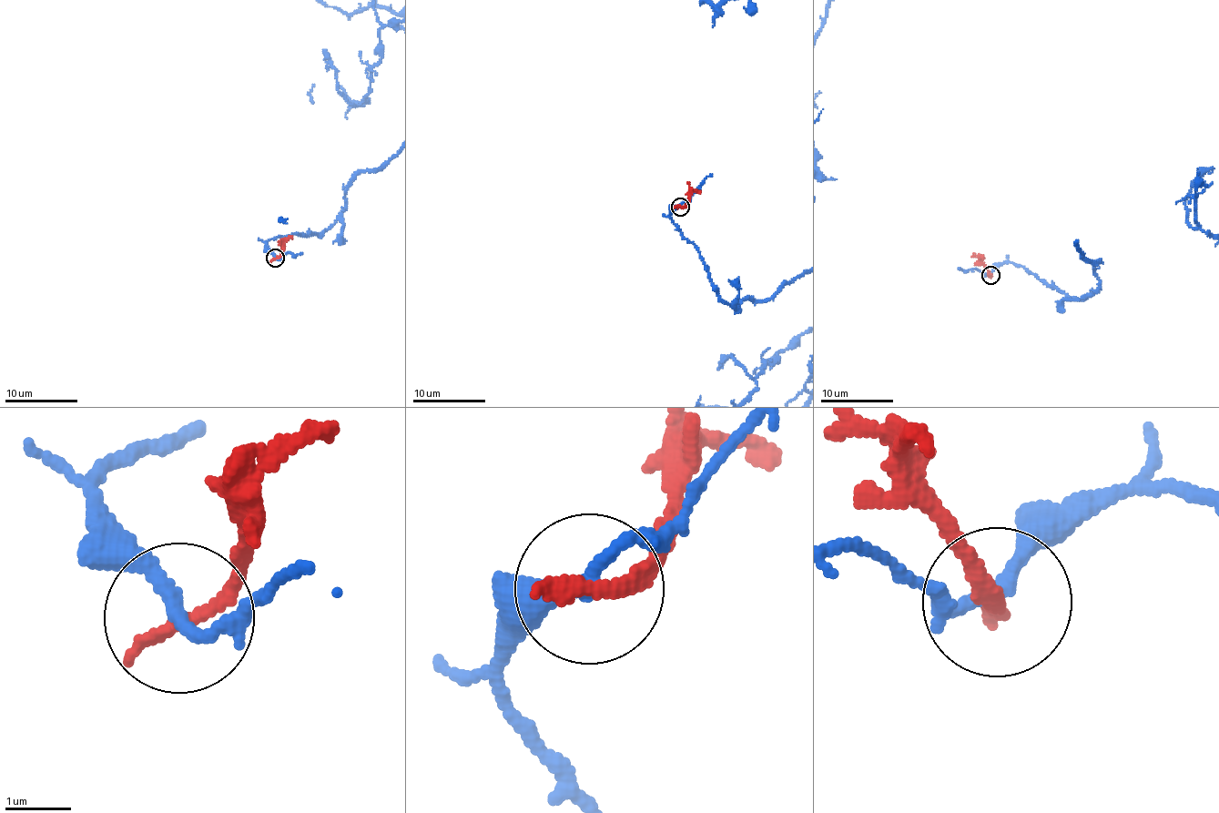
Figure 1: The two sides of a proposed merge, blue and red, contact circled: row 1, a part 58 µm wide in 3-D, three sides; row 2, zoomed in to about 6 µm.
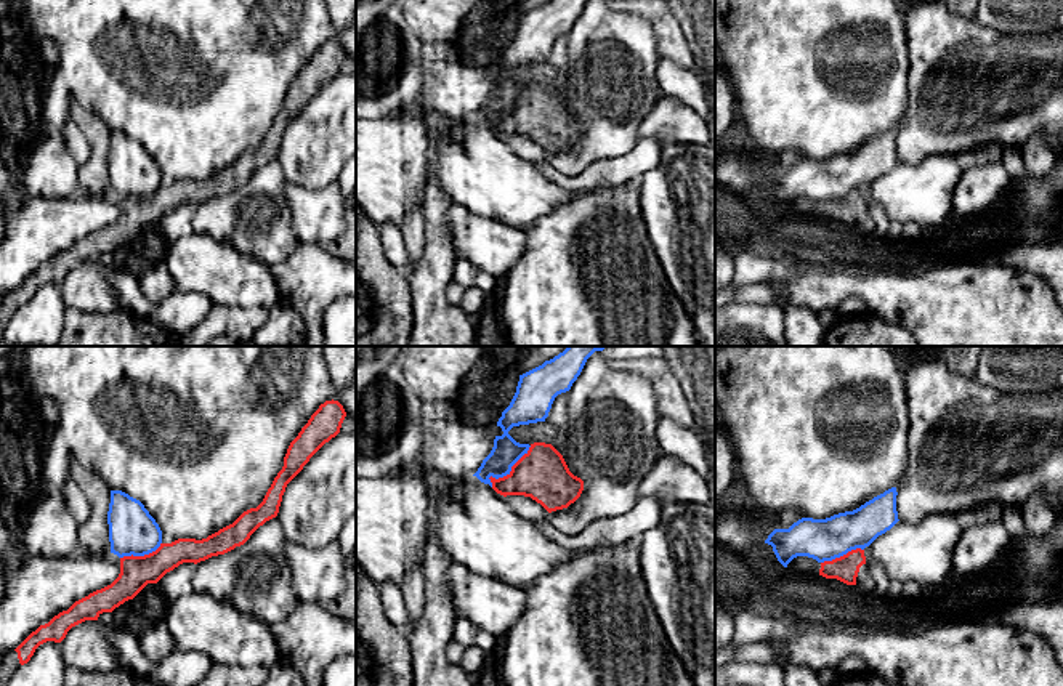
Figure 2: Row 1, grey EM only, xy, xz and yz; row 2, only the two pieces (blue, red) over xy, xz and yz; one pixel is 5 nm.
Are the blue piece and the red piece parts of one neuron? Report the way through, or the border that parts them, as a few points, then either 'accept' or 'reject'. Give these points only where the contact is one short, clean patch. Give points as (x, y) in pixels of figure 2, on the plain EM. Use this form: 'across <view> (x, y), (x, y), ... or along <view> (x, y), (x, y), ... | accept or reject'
along xz (531, 87), (505, 116), (493, 119), (491, 127) | reject

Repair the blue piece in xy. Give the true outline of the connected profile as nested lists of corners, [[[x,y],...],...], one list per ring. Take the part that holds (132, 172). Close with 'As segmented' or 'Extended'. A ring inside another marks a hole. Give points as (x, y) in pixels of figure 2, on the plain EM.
[[[111,131],[107,152],[111,194],[144,197],[162,184],[162,172],[144,146],[122,131]]]. As segmented

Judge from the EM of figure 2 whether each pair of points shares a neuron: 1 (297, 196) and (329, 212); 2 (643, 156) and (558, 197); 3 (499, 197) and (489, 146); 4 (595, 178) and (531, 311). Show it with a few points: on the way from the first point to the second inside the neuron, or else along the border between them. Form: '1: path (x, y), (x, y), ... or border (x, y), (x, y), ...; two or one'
1: path (305, 204), (313, 212), (321, 212); one
2: border (539, 170), (576, 194); two
3: path (496, 185), (489, 178), (489, 159); one
4: border (626, 181), (594, 186), (587, 191); two

